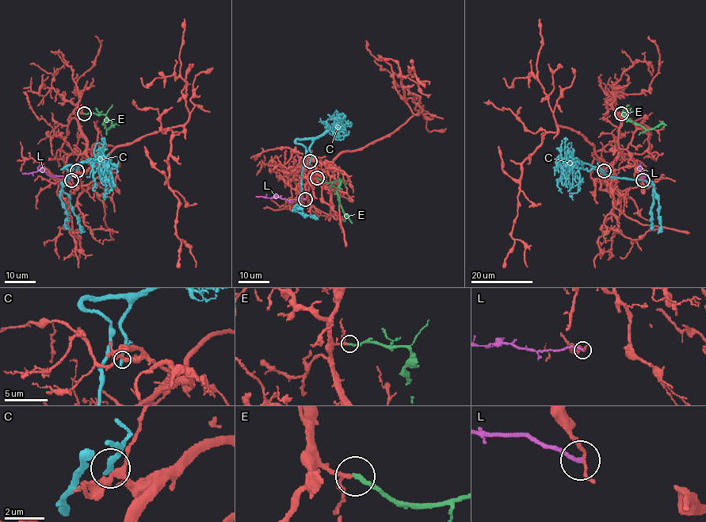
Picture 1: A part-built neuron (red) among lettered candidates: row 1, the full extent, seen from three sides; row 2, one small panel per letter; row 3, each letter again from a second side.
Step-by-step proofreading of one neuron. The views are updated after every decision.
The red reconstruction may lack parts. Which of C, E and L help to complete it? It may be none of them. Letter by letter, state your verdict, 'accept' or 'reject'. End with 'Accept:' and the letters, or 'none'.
C: reject
E: accept
L: reject
Accept: E

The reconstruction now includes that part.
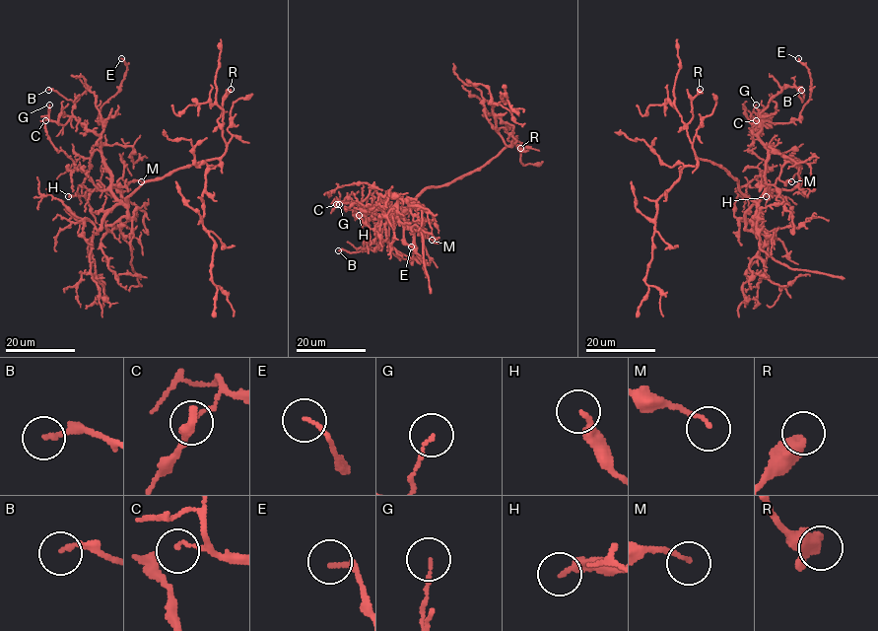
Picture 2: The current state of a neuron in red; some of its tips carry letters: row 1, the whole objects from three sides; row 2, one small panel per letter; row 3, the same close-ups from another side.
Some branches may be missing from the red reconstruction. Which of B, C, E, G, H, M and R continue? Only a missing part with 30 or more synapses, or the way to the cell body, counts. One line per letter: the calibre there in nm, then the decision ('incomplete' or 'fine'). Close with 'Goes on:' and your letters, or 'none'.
B: 180 nm thick; fine
C: 80 nm thick; fine
E: 120 nm thick; fine
G: 110 nm thick; fine
H: 200 nm thick; fine
M: 120 nm thick; fine
R: 500 nm thick; fine
Goes on: none

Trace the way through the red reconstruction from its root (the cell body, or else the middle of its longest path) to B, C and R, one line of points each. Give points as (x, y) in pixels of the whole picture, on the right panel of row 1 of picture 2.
B: (731, 175), (757, 203), (767, 162), (760, 113), (783, 88), (794, 86), (802, 101), (801, 90)
C: (731, 175), (757, 203), (766, 187), (767, 147), (752, 131), (772, 116), (761, 124), (756, 120)
R: (731, 175), (717, 165), (698, 158), (693, 151), (686, 124), (693, 117), (692, 100), (700, 89)

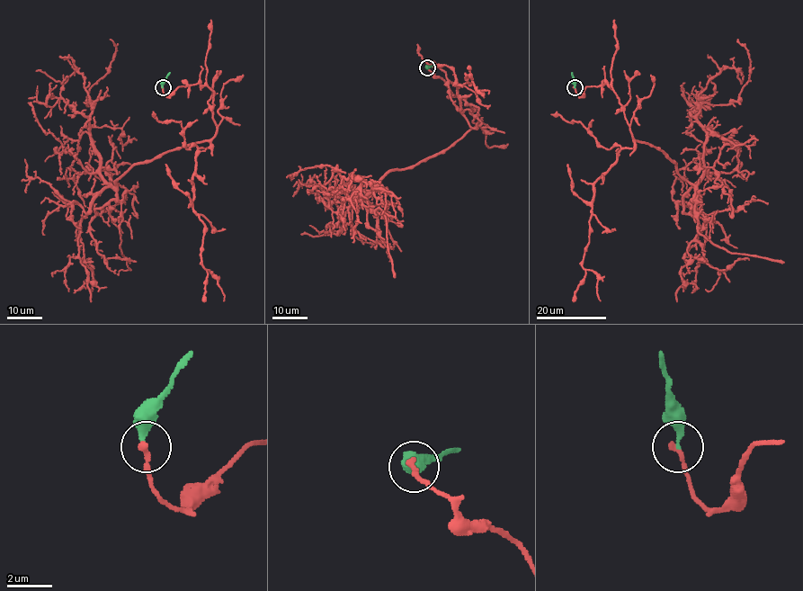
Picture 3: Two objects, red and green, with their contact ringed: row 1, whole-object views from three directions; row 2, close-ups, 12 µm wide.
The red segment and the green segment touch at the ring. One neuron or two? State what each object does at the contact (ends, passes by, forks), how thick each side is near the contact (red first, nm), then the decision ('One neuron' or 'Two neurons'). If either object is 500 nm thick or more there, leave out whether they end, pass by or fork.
At the ring red ends. At the ring green ends. Thickness 280 nm (red) against 240 nm. One neuron

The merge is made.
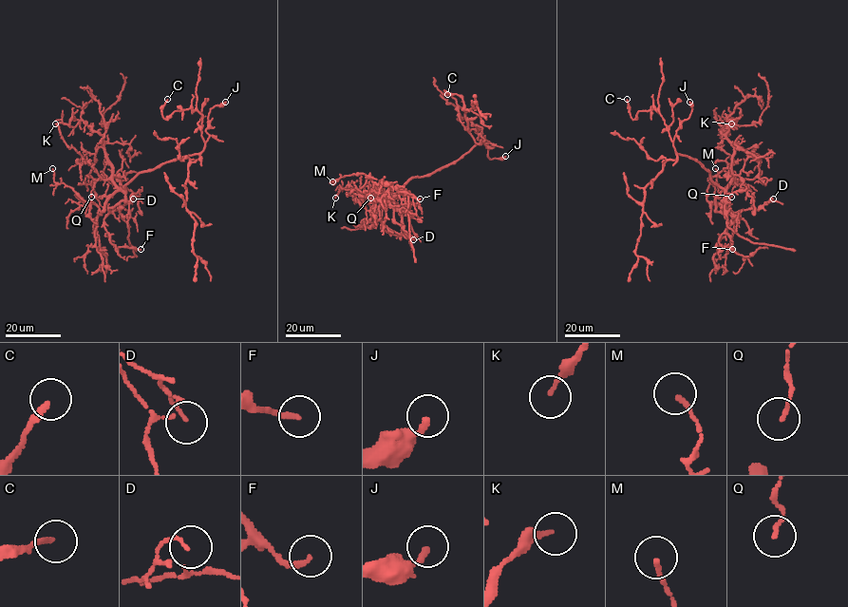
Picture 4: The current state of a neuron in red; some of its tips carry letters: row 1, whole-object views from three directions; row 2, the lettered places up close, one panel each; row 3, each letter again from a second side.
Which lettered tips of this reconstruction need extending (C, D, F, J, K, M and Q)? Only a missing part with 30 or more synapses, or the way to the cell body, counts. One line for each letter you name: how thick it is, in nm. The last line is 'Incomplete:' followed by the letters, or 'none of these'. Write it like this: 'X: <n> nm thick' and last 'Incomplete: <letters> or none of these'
Incomplete: none of these

